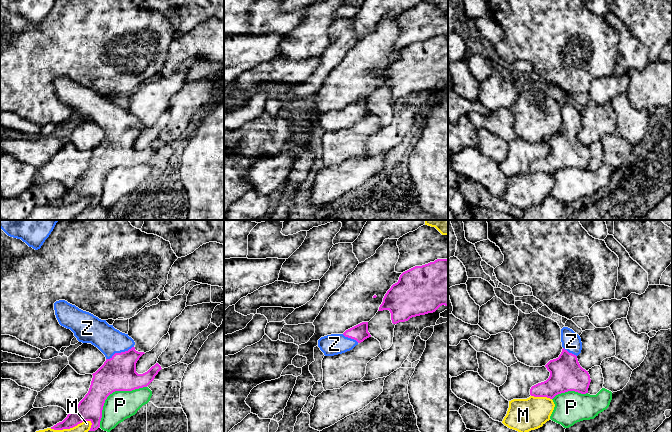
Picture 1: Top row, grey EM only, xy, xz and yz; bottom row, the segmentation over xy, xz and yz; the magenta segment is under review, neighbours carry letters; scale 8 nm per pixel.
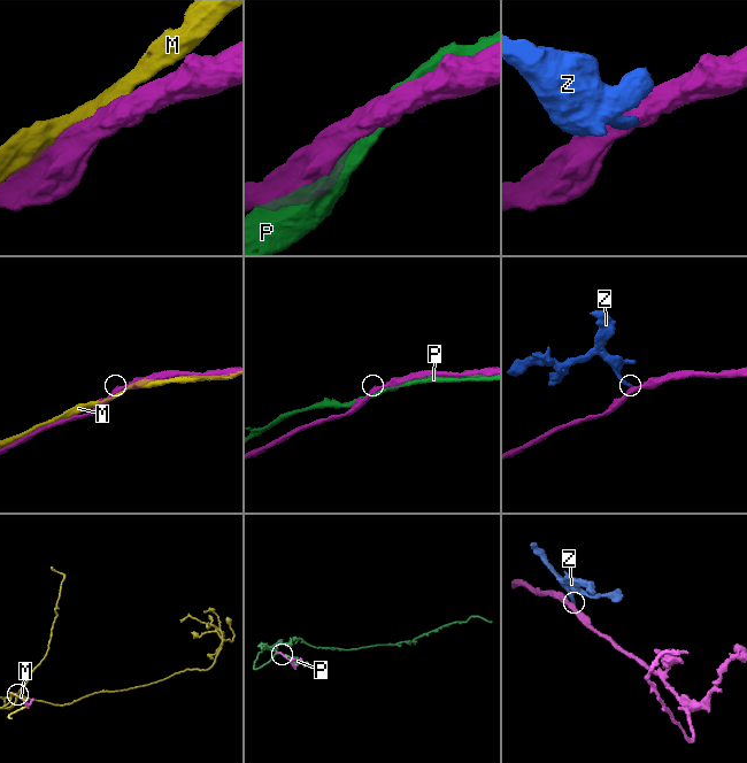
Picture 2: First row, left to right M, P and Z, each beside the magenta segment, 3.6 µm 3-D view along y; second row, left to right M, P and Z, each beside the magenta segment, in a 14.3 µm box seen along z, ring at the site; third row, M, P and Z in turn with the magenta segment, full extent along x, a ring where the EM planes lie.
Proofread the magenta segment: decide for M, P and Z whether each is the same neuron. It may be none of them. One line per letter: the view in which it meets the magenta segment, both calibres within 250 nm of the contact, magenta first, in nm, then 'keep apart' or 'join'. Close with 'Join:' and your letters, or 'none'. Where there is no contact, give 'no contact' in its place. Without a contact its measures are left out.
M: xy | 190/90 nm | keep apart
P: xy | 280/240 nm | keep apart
Z: xy | 280/220 nm | join
Join: Z

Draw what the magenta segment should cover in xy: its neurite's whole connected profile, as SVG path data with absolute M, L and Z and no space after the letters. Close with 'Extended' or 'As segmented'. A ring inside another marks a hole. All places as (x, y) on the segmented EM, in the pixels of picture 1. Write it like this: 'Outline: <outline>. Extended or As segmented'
Outline: M59 300L54 303L54 310L59 324L70 329L79 342L91 343L97 347L106 357L104 364L93 373L93 378L88 393L79 402L74 411L68 413L67 417L51 427L54 430L70 429L84 421L92 423L89 431L95 431L100 427L102 410L107 397L115 391L132 391L135 389L147 387L162 369L156 363L147 372L138 374L136 372L136 363L139 358L145 354L135 350L134 340L128 334L122 333L109 325L106 320L101 320L93 314L83 311L68 303L65 300Z. Extended

